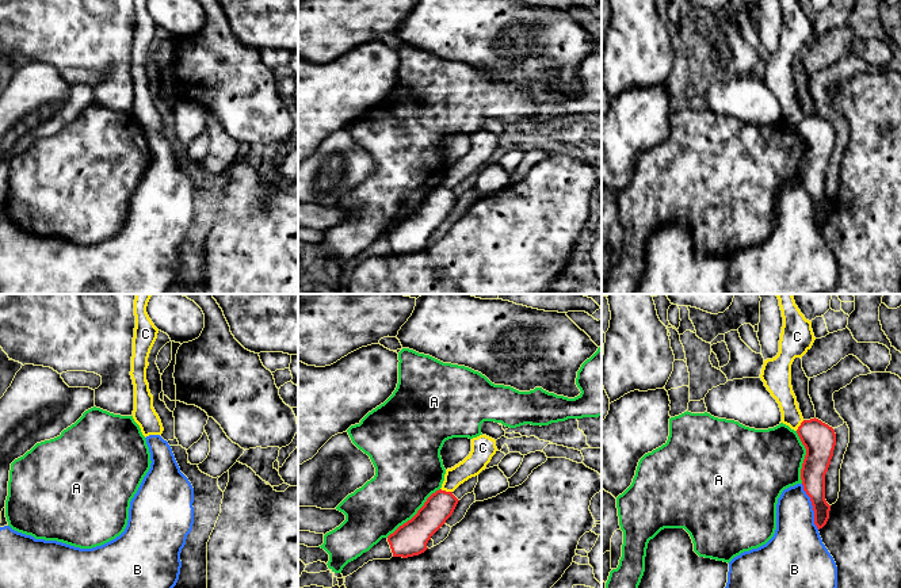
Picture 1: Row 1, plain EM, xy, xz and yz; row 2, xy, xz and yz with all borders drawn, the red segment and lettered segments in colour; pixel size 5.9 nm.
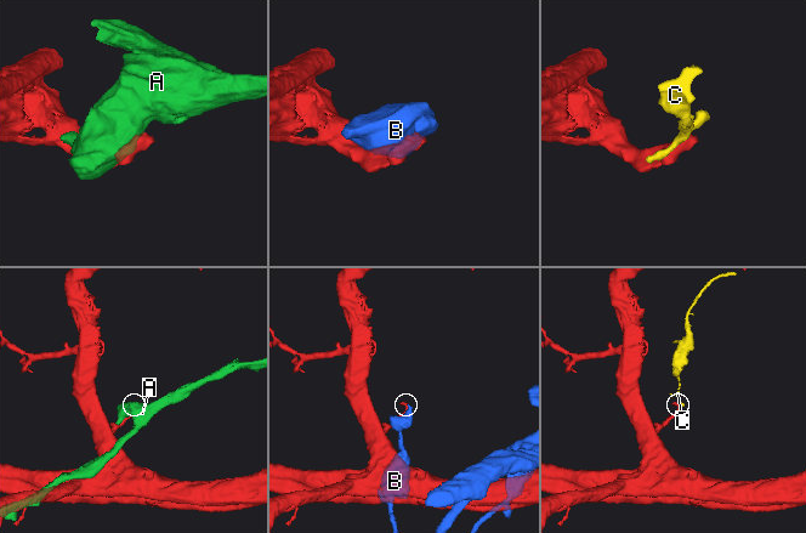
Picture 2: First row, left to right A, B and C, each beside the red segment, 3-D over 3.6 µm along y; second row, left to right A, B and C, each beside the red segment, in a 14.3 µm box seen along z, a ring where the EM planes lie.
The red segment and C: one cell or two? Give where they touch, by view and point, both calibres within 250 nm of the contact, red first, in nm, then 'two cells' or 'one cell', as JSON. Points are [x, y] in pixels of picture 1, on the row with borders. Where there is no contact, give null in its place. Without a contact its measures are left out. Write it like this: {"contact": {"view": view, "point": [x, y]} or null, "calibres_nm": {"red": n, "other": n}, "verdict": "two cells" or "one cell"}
{"contact": {"view": "xz", "point": [445, 491]}, "calibres_nm": {"red": 170, "other": 120}, "verdict": "two cells"}

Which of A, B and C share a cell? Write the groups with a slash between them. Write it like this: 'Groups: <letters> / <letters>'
Groups: A / B / C

